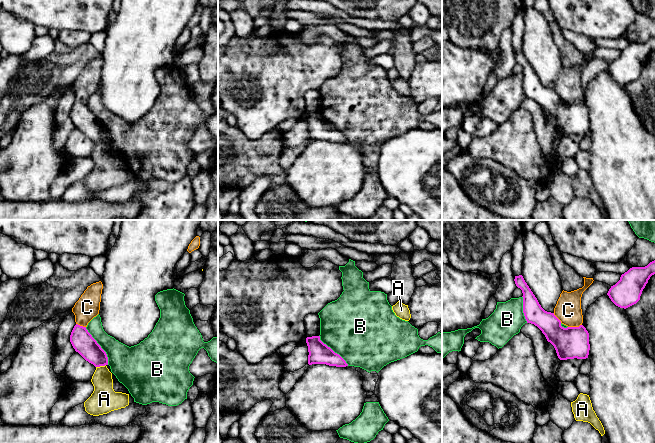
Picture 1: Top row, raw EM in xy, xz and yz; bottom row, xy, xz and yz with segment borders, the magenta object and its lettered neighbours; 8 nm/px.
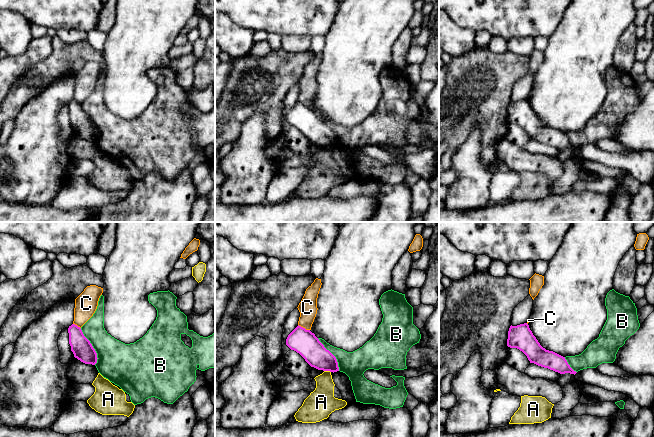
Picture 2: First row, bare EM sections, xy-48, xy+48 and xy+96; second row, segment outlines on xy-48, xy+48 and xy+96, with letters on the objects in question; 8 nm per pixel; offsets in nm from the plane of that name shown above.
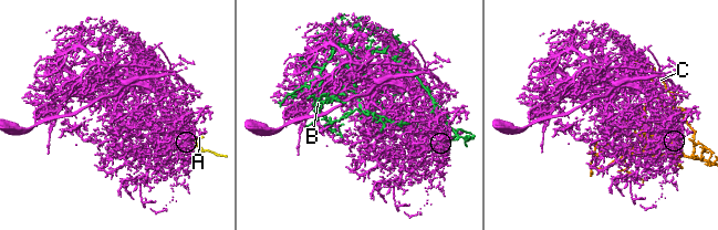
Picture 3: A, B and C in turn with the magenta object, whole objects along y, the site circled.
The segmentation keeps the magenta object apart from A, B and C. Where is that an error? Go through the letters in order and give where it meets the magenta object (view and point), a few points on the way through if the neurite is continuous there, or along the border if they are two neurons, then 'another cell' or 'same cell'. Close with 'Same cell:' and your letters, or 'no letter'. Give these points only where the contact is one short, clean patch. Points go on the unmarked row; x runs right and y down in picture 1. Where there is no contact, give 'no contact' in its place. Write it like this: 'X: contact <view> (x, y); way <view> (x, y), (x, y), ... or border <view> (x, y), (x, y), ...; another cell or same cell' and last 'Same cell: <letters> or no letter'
A: contact xy (100, 141); border xy (105, 140), (96, 143); another cell
B: contact xy (100, 122); another cell
C: contact yz (574, 103); another cell
Same cell: no letter

